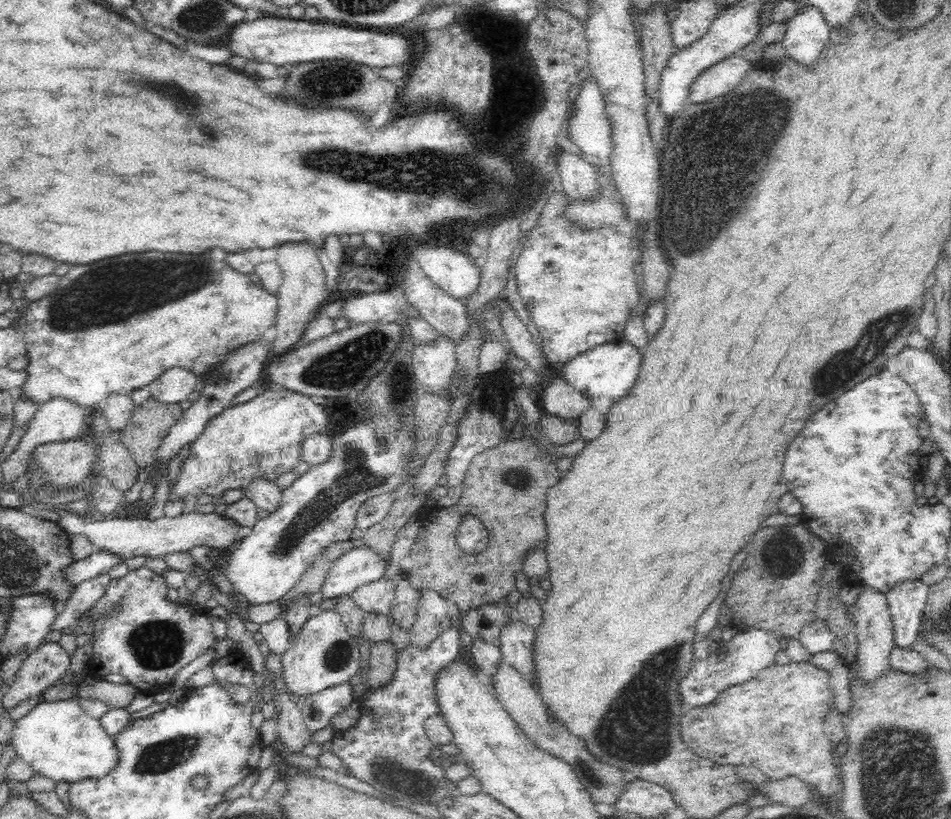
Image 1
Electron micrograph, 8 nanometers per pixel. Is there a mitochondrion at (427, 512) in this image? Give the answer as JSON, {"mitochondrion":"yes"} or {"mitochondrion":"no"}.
{"mitochondrion":"no"}

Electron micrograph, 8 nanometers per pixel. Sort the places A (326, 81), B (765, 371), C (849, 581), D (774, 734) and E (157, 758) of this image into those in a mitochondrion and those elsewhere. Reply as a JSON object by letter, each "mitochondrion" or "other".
{"A":"mitochondrion","B":"other","C":"other","D":"mitochondrion","E":"mitochondrion"}

